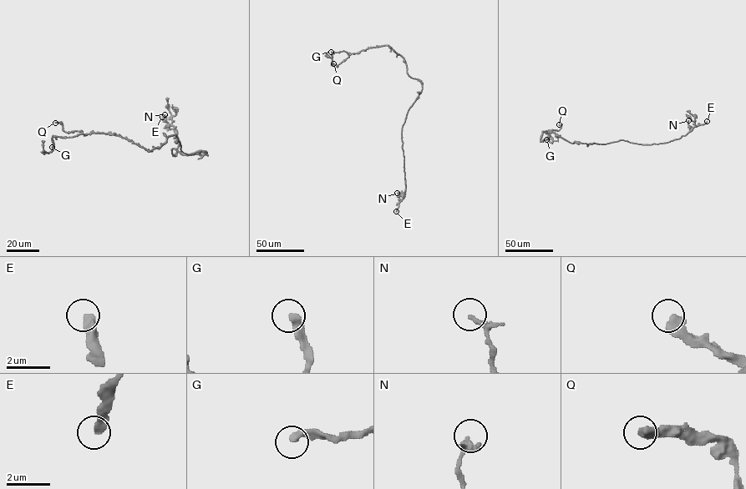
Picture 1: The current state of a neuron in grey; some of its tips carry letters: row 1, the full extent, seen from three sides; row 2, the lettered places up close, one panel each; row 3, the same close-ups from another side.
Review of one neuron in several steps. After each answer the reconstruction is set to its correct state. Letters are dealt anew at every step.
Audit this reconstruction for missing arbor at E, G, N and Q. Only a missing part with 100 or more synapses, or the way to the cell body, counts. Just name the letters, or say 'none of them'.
E

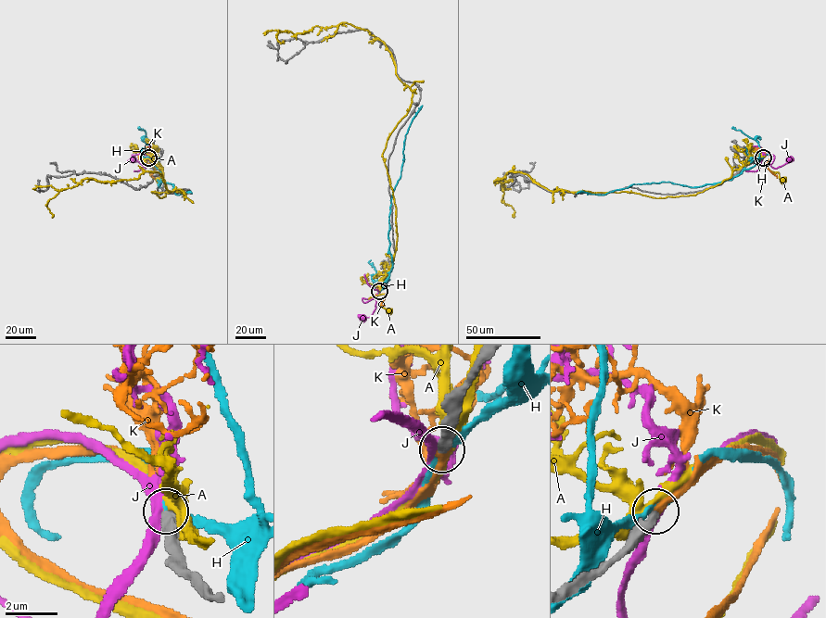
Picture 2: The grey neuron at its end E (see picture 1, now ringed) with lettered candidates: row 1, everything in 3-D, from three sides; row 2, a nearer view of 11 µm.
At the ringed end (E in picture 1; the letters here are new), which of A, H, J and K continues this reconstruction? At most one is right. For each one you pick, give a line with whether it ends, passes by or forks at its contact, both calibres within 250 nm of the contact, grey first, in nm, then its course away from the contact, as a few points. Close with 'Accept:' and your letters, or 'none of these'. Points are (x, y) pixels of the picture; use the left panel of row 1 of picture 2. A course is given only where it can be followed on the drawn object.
K: it ends there; 440 nm thick on the grey side, 320 nm on the other; it runs (148, 157), (146, 154), (138, 157), (154, 166), (150, 175), (154, 178)
Accept: K

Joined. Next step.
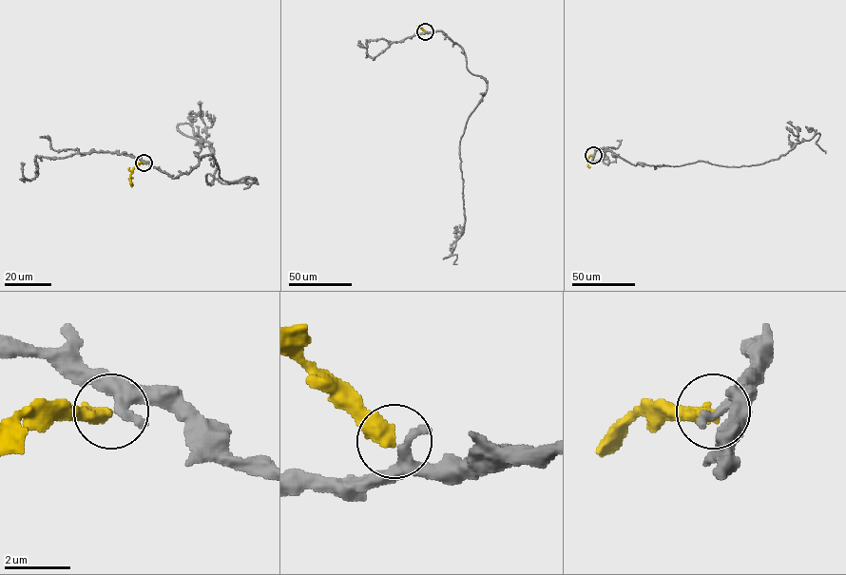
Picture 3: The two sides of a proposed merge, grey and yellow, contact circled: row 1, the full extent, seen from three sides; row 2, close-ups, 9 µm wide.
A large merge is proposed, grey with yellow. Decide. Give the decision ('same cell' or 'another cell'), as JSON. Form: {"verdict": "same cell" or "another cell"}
{"verdict": "same cell"}

